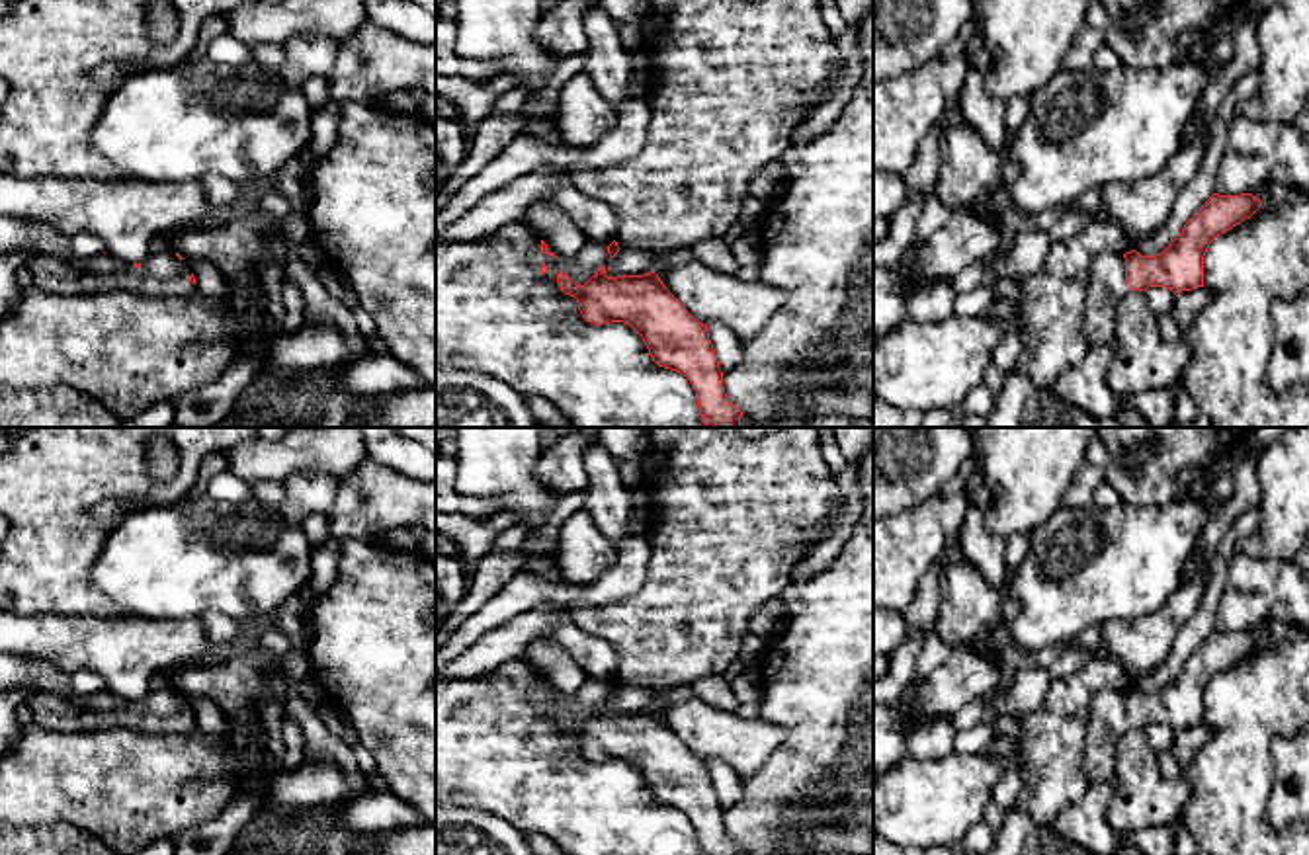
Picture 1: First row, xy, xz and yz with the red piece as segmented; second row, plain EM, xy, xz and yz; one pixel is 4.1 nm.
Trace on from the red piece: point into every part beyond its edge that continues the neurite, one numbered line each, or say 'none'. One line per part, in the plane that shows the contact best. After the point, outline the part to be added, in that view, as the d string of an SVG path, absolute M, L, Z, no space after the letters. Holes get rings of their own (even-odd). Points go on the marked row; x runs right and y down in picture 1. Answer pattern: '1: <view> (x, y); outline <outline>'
1: yz (1108, 285); outline M1096 254L1090 265L1090 287L1082 322L1090 347L1104 346L1114 340L1116 306L1127 293L1129 285L1125 281L1123 254Z

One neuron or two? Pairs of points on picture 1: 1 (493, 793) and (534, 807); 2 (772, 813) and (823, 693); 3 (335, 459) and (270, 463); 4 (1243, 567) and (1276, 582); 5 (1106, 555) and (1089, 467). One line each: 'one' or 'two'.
1: one
2: one
3: one
4: one
5: two

